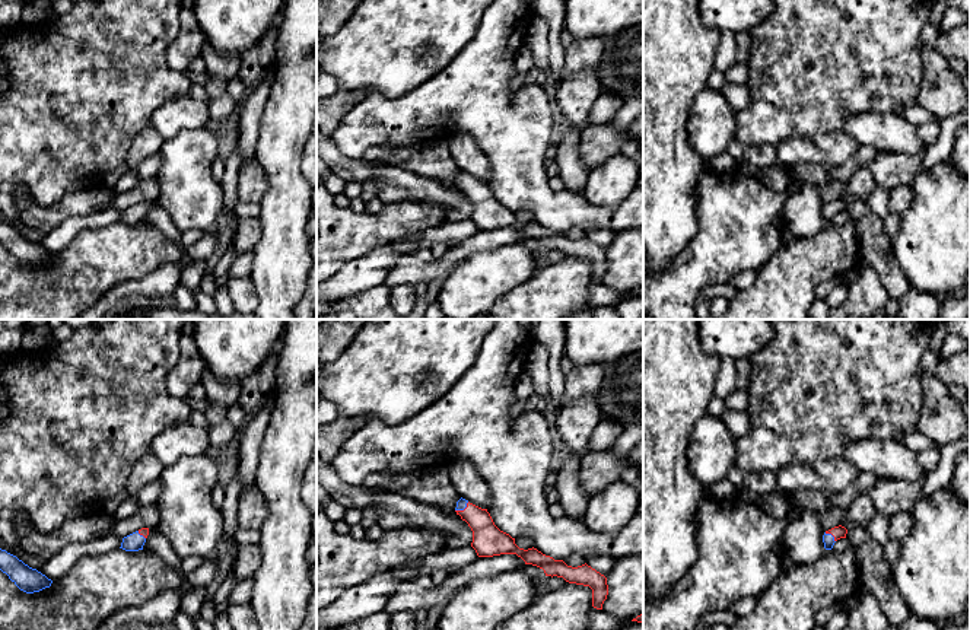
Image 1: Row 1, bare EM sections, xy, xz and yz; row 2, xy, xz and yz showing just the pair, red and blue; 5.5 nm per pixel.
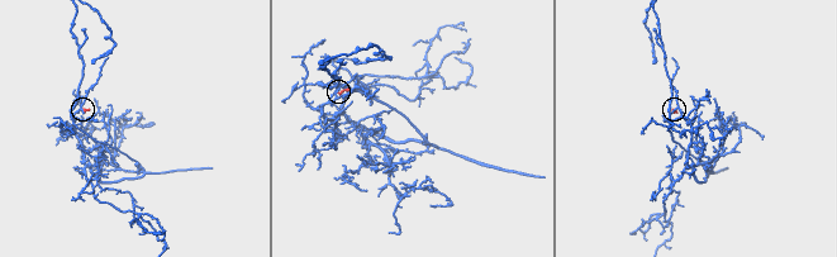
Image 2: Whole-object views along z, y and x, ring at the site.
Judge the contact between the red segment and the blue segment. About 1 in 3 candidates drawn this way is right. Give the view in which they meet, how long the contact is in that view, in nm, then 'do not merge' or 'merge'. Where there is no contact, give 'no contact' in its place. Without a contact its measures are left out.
yz | 80 nm | merge

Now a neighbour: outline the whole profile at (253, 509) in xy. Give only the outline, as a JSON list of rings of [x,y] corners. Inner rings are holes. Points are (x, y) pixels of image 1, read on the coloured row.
[[[255,486],[244,489],[238,502],[238,526],[260,531],[267,516],[268,505],[261,491]]]

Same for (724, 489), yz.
[[[728,477],[705,487],[709,491],[709,496],[718,500],[731,500],[735,497],[738,487],[731,483]]]

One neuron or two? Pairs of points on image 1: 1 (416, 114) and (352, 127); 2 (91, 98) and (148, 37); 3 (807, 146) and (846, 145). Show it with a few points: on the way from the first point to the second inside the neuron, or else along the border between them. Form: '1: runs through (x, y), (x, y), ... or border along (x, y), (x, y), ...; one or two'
1: runs through (400, 121), (372, 121), (368, 124); one
2: runs through (101, 83), (133, 51); one
3: runs through (817, 148), (836, 148); one

